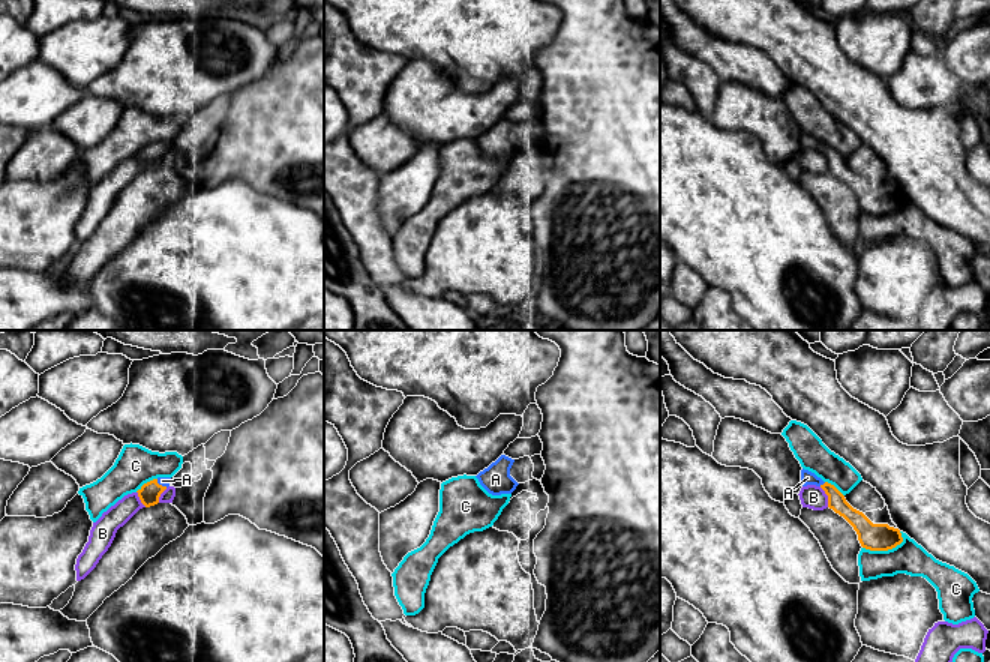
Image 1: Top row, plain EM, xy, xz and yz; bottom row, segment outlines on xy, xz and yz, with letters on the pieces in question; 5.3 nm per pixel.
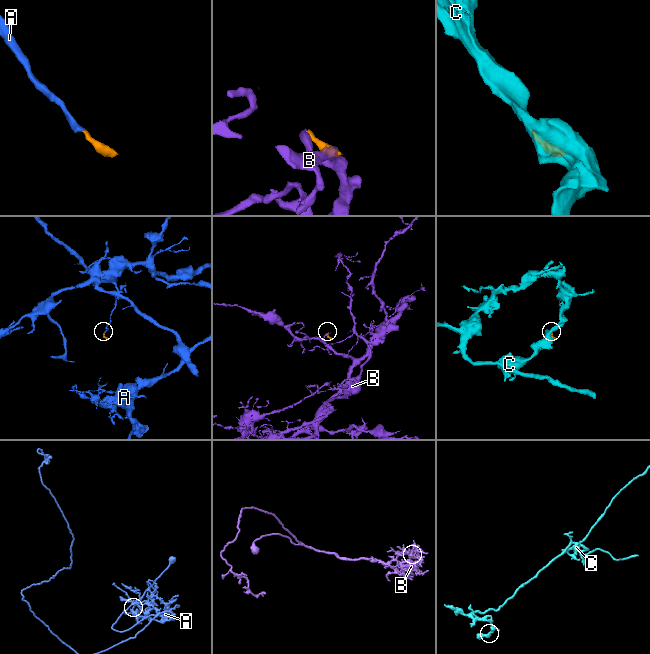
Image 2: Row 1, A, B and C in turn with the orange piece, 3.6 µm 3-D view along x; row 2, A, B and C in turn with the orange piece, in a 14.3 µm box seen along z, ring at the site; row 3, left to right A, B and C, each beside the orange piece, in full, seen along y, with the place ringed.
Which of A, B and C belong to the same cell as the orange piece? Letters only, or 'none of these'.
A

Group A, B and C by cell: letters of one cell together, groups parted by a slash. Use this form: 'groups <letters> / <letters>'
groups A / B / C

